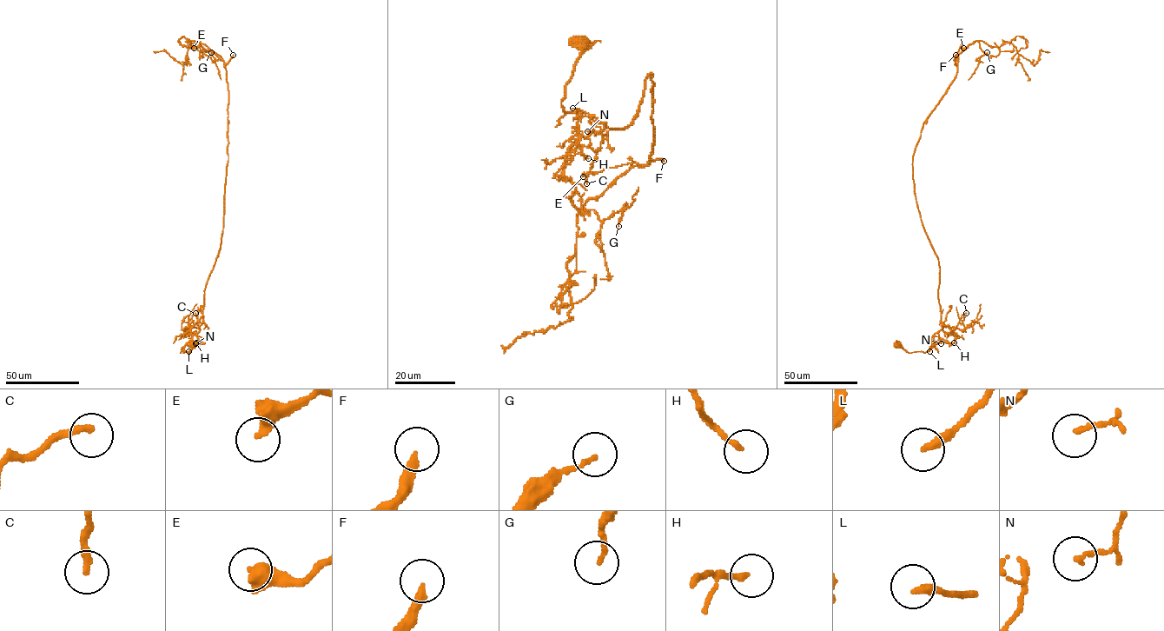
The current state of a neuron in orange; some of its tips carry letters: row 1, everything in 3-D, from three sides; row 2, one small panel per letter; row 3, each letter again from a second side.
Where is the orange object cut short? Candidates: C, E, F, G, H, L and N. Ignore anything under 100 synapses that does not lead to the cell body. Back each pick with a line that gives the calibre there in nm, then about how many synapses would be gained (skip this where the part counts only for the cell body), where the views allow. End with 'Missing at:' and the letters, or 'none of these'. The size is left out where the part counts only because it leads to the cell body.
F: 280 nm thick; about 190 synapses
Missing at: F

